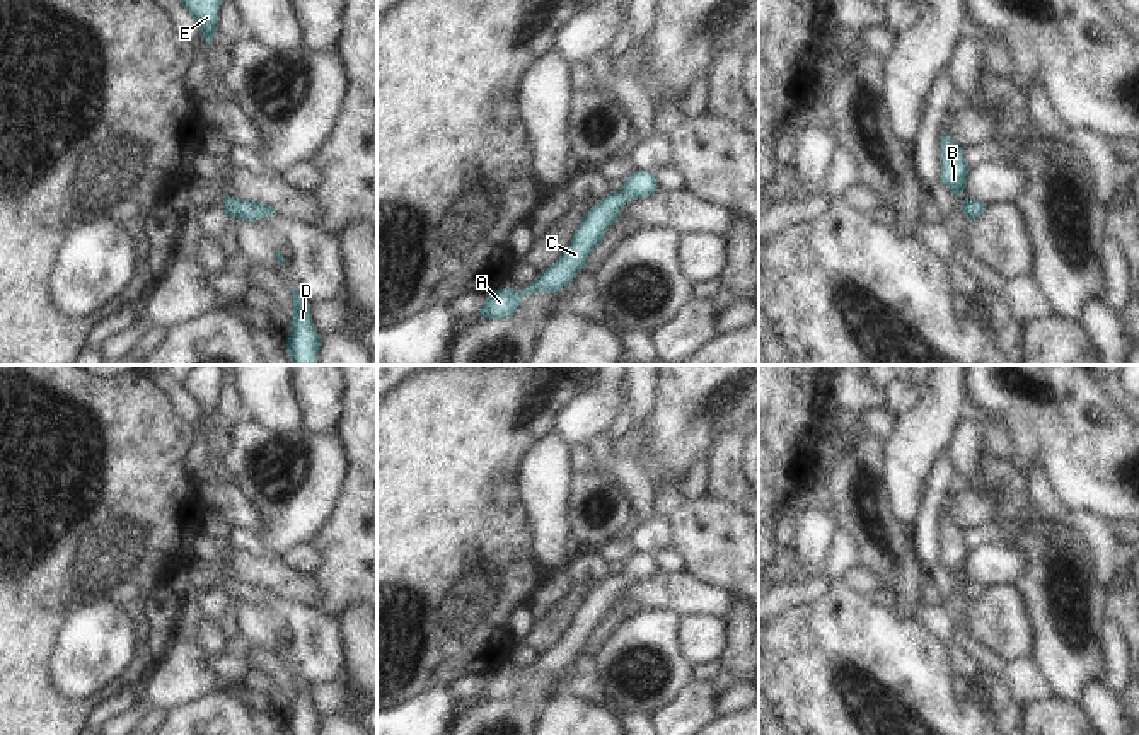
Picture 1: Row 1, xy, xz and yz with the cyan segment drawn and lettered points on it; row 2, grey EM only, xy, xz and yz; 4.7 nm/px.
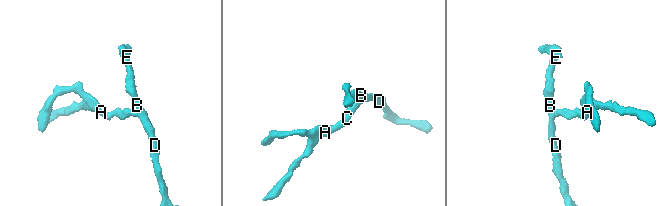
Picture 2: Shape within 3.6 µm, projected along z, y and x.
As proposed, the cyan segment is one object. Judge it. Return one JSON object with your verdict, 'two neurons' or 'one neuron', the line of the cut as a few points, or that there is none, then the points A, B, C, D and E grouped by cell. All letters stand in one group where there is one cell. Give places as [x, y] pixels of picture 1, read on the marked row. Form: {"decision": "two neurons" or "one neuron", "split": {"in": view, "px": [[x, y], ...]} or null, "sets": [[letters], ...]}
{"decision": "one neuron", "split": null, "sets": [["A", "B", "C", "D", "E"]]}

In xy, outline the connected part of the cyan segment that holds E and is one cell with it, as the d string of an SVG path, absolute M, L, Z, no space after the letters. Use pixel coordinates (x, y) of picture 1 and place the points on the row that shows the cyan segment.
M184 0L182 5L201 27L205 43L210 44L218 27L218 9L223 0Z

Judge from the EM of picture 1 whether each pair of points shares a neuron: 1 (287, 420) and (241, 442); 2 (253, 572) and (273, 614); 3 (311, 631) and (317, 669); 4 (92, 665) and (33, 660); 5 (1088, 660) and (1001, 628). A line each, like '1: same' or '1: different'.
1: different
2: different
3: same
4: different
5: different

